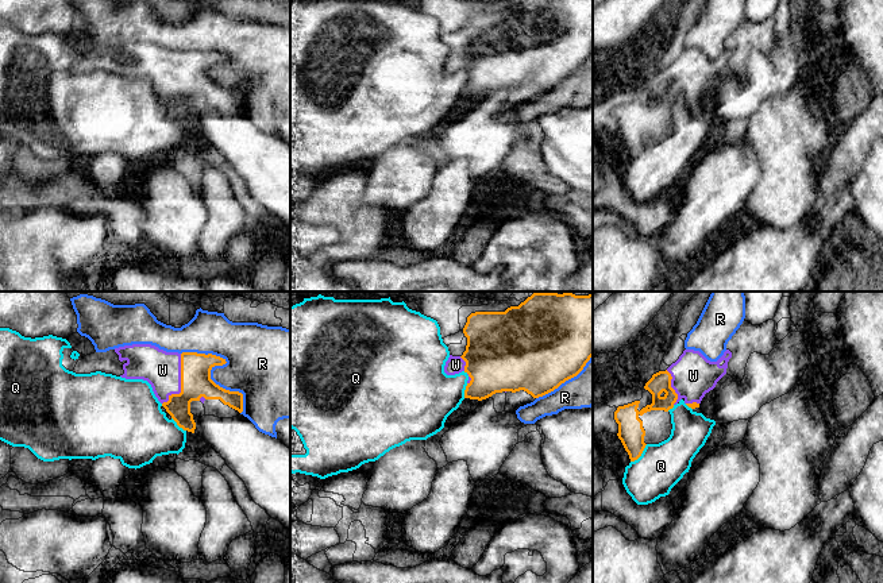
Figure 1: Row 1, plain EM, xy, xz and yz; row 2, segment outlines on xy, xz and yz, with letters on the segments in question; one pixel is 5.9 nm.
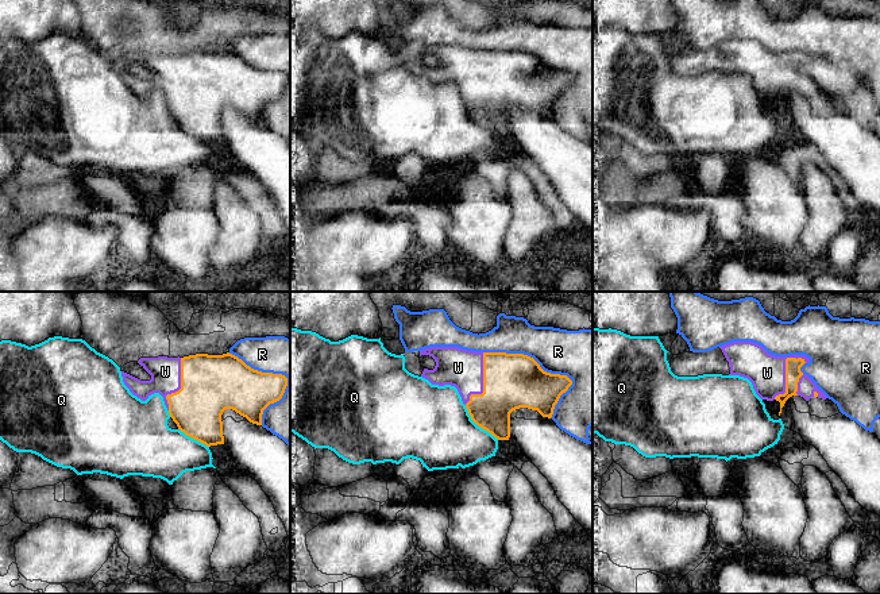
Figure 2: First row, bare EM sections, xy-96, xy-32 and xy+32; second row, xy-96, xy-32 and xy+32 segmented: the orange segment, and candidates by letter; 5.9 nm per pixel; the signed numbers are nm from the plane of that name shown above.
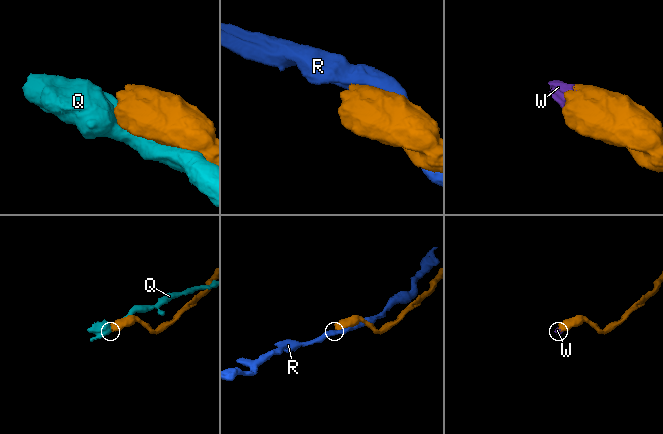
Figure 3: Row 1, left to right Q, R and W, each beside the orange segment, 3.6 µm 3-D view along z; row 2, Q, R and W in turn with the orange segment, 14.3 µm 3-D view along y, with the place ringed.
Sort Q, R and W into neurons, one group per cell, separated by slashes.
Q / R / W

